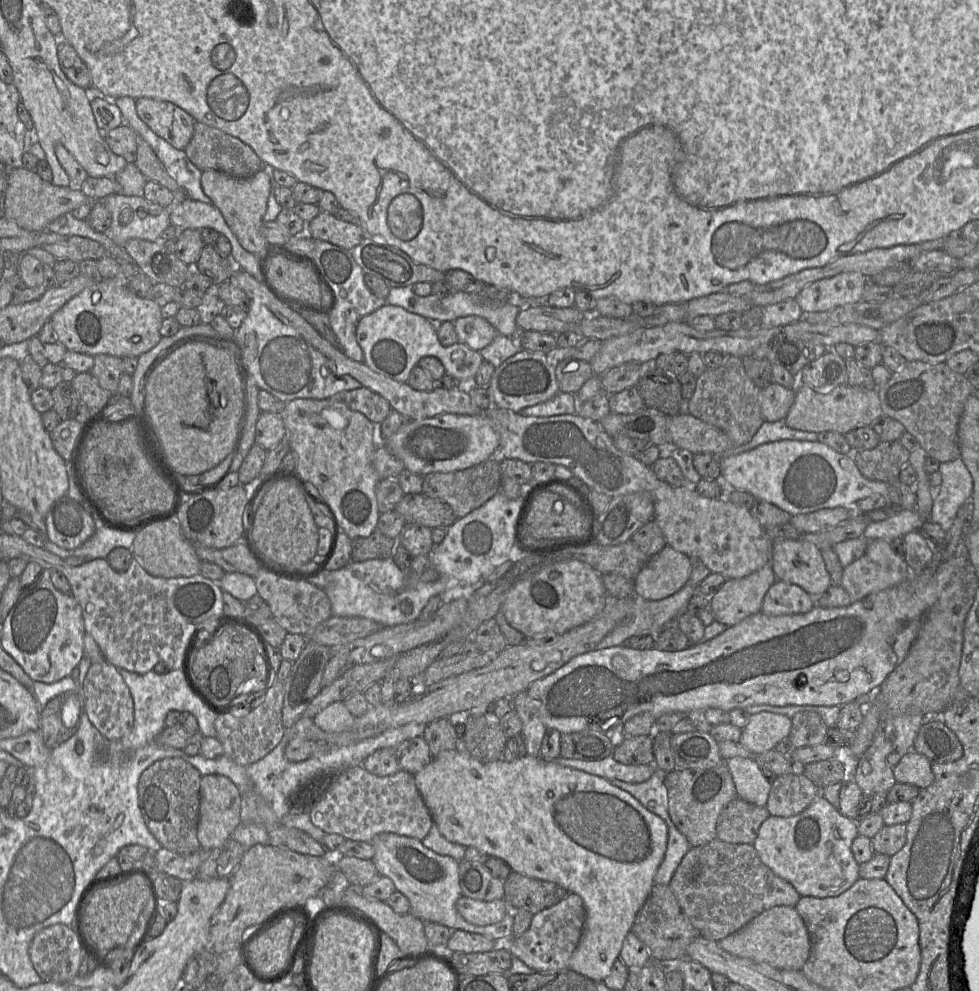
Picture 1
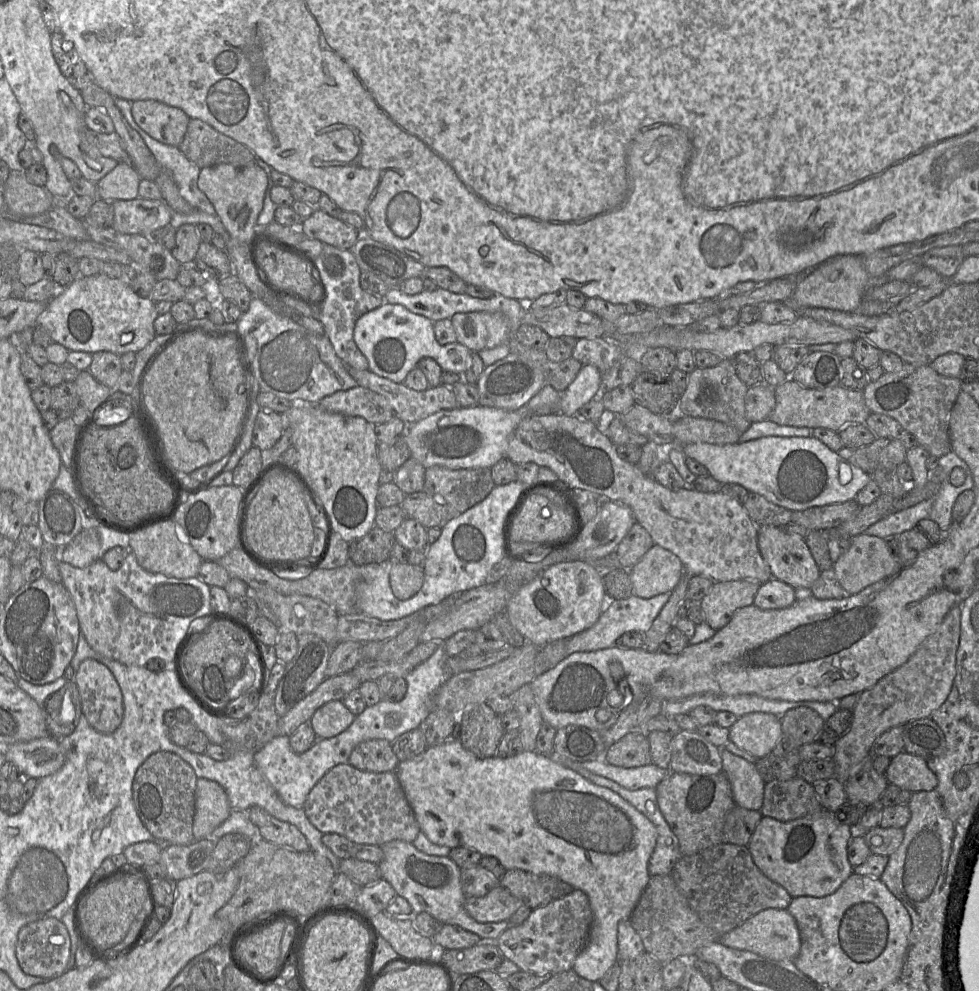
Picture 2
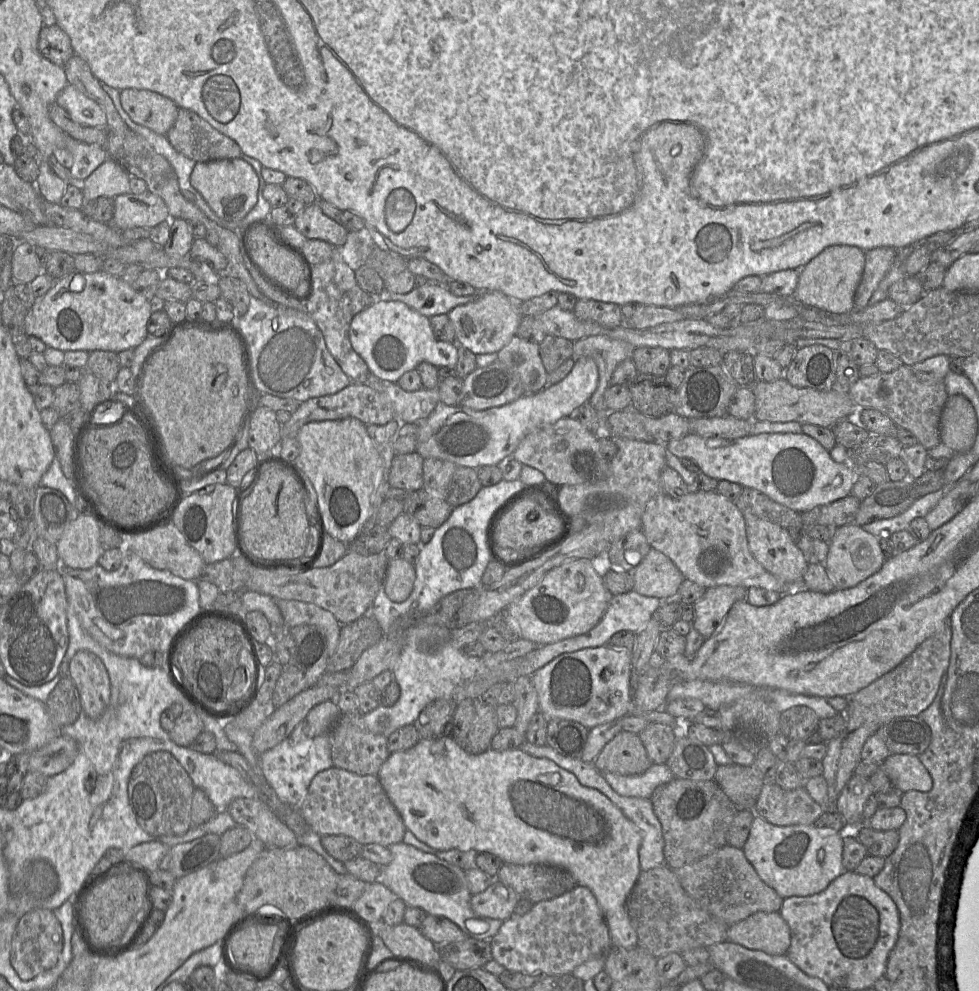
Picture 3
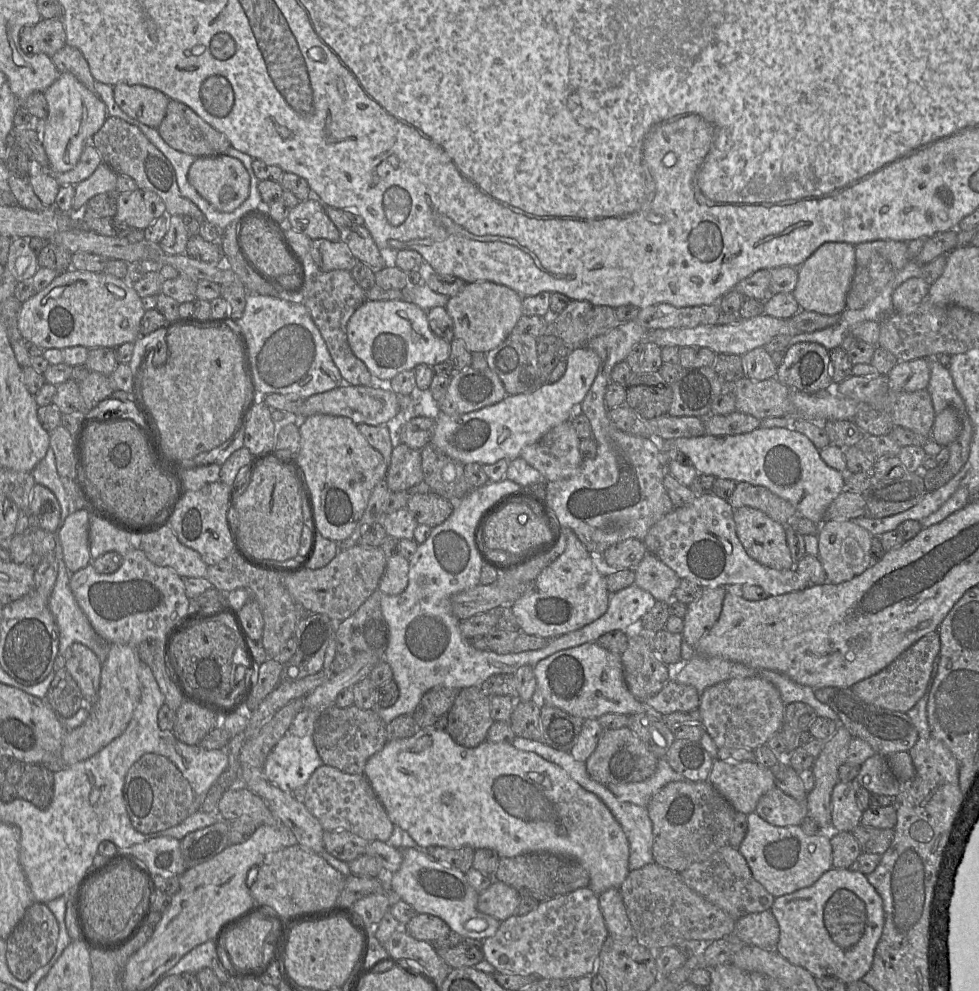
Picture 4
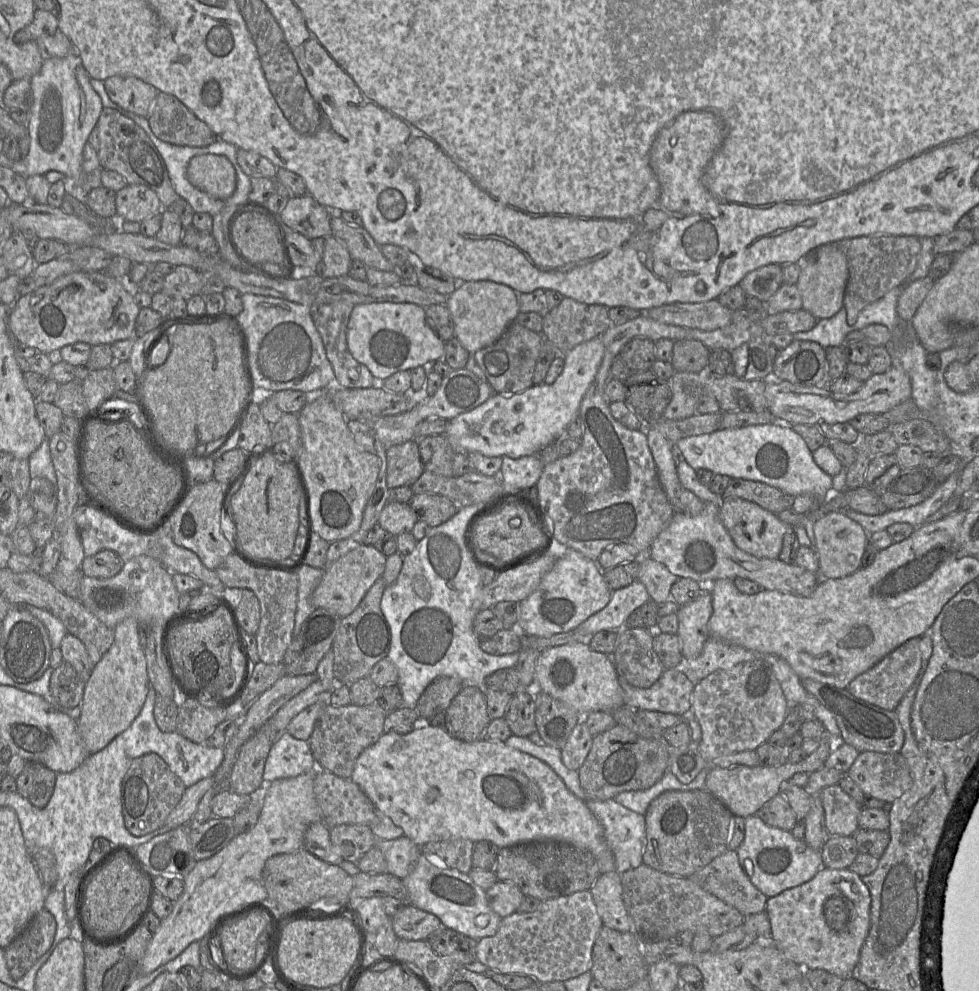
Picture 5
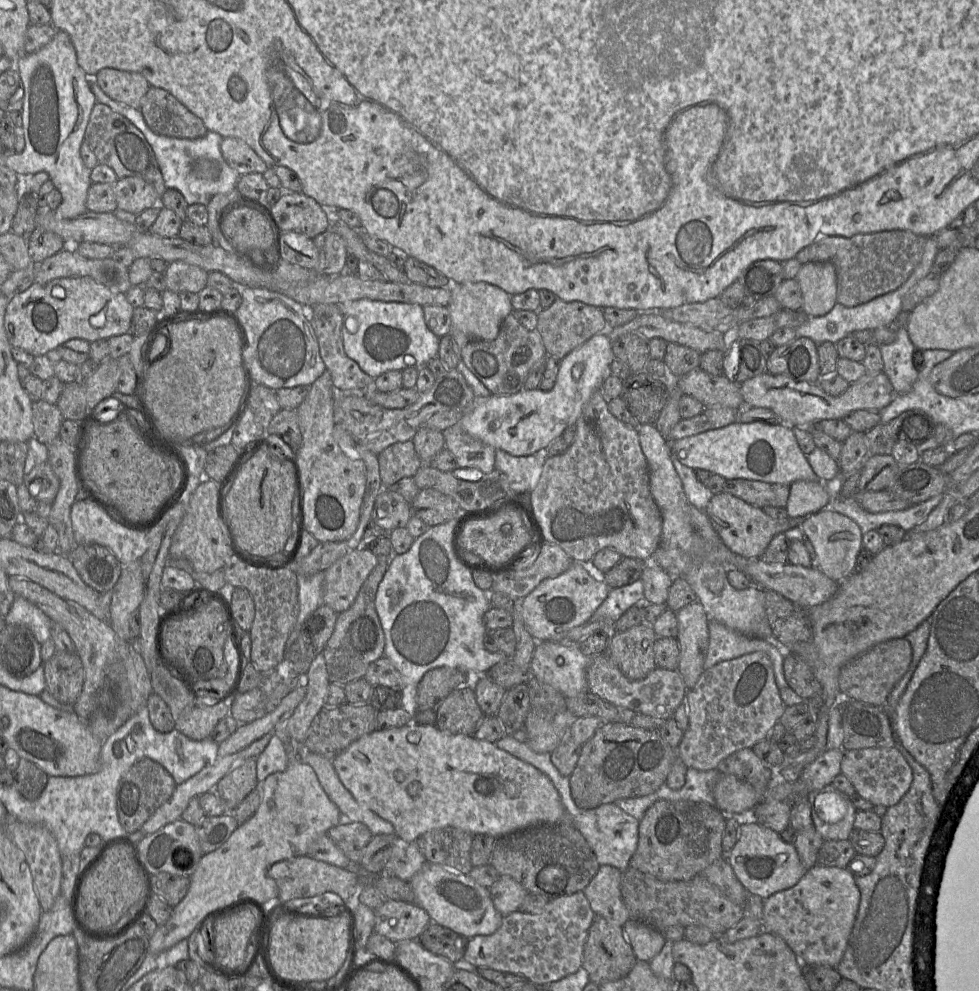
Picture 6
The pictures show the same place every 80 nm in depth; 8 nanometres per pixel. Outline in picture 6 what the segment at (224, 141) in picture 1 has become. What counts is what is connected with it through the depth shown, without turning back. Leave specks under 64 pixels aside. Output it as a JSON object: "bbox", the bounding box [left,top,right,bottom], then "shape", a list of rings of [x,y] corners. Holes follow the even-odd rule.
{"bbox":[139,86,208,139],"shape":[[[151,86],[141,99],[139,110],[147,126],[161,136],[197,139],[208,132],[200,118],[162,88]]]}

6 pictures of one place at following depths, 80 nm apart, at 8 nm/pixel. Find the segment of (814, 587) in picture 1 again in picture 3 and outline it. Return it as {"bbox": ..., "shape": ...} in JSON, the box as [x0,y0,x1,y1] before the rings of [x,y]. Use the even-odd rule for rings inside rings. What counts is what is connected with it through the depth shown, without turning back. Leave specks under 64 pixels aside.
{"bbox":[744,514,808,590],"shape":[[[744,514],[746,535],[749,549],[754,558],[770,573],[793,587],[793,590],[805,589],[802,585],[808,562],[801,550],[796,546],[789,531],[775,523]]]}

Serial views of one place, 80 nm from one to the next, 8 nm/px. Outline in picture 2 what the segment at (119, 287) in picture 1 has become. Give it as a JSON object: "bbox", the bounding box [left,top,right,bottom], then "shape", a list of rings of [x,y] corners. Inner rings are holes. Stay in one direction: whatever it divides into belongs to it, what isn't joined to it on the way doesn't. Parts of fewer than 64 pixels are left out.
{"bbox":[36,274,158,353],"shape":[[[105,274],[79,276],[53,297],[38,316],[36,326],[44,328],[53,342],[69,351],[88,353],[137,353],[156,336],[154,321],[158,317],[155,302],[137,295],[129,284]]]}

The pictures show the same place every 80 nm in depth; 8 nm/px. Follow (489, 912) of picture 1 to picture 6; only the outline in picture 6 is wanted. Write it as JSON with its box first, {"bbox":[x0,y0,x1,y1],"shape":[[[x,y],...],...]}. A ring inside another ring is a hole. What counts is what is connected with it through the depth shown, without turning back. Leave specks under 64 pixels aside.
{"bbox":[489,876,529,917],"shape":[[[500,876],[489,891],[495,909],[503,917],[520,910],[525,897],[529,894],[520,883],[510,876]]]}

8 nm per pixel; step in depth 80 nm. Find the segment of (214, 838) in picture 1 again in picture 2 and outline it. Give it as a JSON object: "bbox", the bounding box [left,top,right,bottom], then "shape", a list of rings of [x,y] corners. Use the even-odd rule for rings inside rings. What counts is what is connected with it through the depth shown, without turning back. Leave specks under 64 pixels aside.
{"bbox":[194,778,231,840],"shape":[[[198,778],[195,790],[194,840],[210,838],[213,831],[228,819],[231,811],[225,789],[215,781]]]}

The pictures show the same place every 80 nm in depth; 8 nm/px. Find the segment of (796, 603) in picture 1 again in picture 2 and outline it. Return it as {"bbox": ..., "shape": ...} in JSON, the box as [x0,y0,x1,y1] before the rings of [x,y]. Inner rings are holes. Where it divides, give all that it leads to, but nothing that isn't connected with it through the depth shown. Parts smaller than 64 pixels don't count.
{"bbox":[753,578,797,610],"shape":[[[771,578],[768,582],[761,584],[753,605],[765,610],[783,609],[791,606],[797,599],[795,588]]]}

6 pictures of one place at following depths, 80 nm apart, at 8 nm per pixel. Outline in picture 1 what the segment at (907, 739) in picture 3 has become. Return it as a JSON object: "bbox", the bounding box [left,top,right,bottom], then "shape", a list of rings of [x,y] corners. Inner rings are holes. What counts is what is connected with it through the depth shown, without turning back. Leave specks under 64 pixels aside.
{"bbox":[914,714,963,763],"shape":[[[941,714],[925,716],[924,723],[920,727],[914,740],[915,752],[926,756],[931,763],[949,763],[963,756],[963,747],[955,733],[941,721]]]}

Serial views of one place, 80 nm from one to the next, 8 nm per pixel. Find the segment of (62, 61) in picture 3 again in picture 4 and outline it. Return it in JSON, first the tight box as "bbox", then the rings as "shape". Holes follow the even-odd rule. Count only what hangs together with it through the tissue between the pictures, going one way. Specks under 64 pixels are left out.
{"bbox":[19,18,66,57],"shape":[[[59,18],[41,19],[34,26],[24,27],[19,35],[22,51],[29,55],[52,57],[66,45],[66,34]]]}

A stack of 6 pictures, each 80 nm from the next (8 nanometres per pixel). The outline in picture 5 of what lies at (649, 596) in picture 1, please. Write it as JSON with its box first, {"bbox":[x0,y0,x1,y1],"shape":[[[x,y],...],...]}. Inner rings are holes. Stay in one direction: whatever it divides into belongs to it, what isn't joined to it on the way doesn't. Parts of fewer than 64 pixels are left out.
{"bbox":[638,556,678,604],"shape":[[[642,556],[640,560],[638,580],[644,584],[650,600],[661,604],[671,597],[671,588],[678,577],[669,569],[649,556]]]}

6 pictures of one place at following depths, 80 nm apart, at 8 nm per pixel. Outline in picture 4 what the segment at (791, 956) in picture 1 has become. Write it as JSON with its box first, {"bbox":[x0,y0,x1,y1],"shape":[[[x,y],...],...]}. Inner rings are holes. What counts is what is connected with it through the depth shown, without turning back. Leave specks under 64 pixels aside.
{"bbox":[731,910,780,950],"shape":[[[770,910],[752,913],[737,920],[731,934],[736,935],[748,945],[765,950],[776,950],[780,928]]]}

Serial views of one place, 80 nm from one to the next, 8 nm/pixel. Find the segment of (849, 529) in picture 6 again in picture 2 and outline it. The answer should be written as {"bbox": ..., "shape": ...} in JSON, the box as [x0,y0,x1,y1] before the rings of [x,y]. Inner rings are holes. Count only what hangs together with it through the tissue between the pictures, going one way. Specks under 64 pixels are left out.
{"bbox":[832,533,902,595],"shape":[[[863,533],[850,538],[848,548],[833,563],[832,570],[845,592],[853,595],[874,583],[895,575],[902,567],[900,561],[890,553],[886,540]]]}

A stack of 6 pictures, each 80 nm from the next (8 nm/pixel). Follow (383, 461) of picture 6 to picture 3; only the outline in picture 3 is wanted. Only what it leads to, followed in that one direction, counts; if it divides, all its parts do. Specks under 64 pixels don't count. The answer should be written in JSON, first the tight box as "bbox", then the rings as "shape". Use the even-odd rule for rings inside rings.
{"bbox":[389,452,423,491],"shape":[[[417,452],[395,455],[389,469],[389,486],[407,491],[422,489],[423,460]]]}

